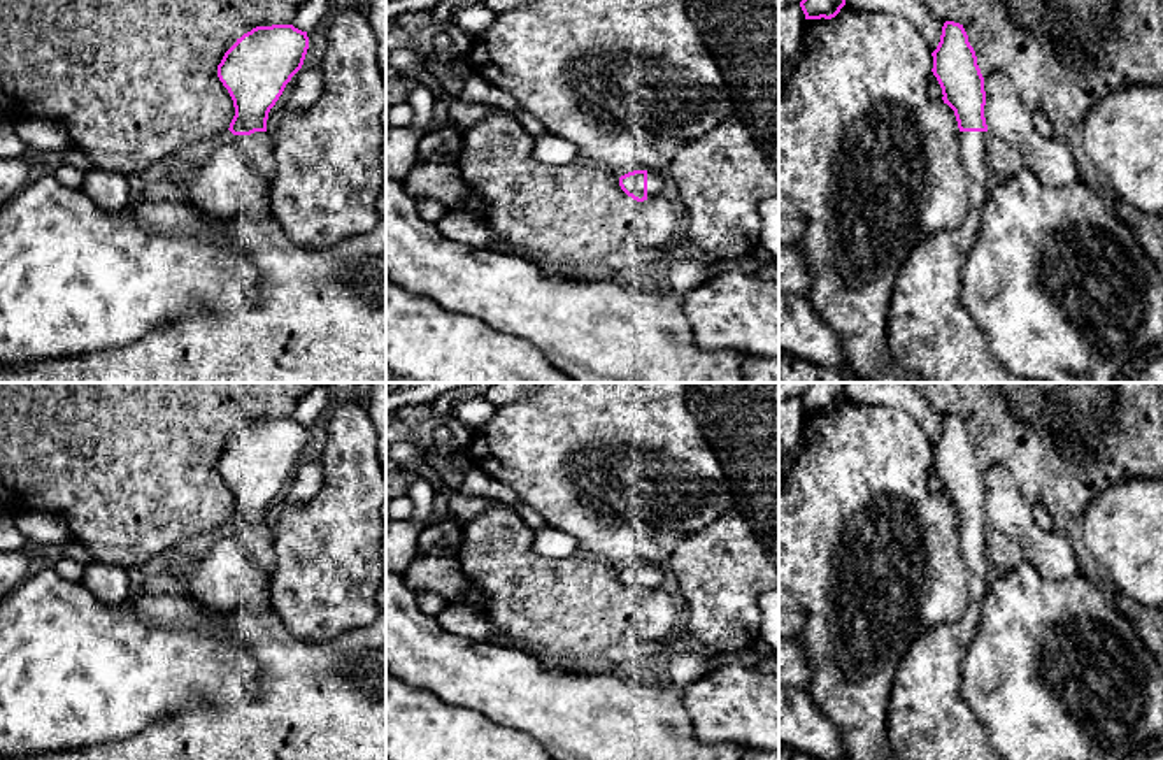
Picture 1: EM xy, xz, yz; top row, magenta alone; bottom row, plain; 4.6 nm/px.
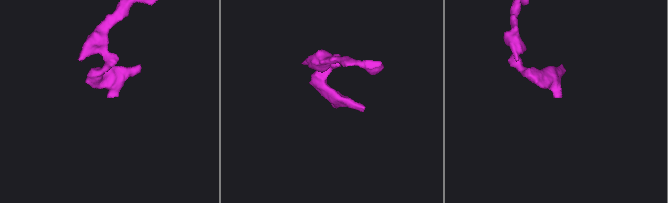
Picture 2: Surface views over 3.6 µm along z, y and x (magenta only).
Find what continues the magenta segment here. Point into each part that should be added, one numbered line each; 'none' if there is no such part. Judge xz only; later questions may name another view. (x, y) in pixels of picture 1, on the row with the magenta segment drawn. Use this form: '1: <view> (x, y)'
1: xz (655, 179)

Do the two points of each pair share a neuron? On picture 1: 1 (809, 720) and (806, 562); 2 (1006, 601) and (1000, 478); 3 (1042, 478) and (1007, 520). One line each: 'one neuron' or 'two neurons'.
1: two neurons
2: two neurons
3: two neurons

